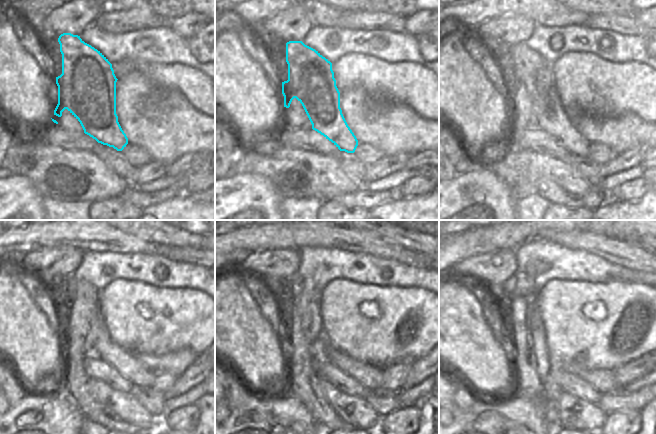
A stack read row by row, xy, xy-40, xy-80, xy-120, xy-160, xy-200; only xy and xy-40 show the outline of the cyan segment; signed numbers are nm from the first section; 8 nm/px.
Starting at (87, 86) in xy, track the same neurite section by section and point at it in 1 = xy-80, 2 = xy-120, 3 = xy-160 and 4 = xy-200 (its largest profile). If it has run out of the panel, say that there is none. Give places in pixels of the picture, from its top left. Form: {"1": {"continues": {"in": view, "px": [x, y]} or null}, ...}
{"1": {"continues": {"in": "xy-80", "px": [534, 75]}}, "2": {"continues": {"in": "xy-120", "px": [86, 303]}}, "3": {"continues": {"in": "xy-160", "px": [371, 376]}}, "4": {"continues": {"in": "xy-200", "px": [604, 380]}}}

